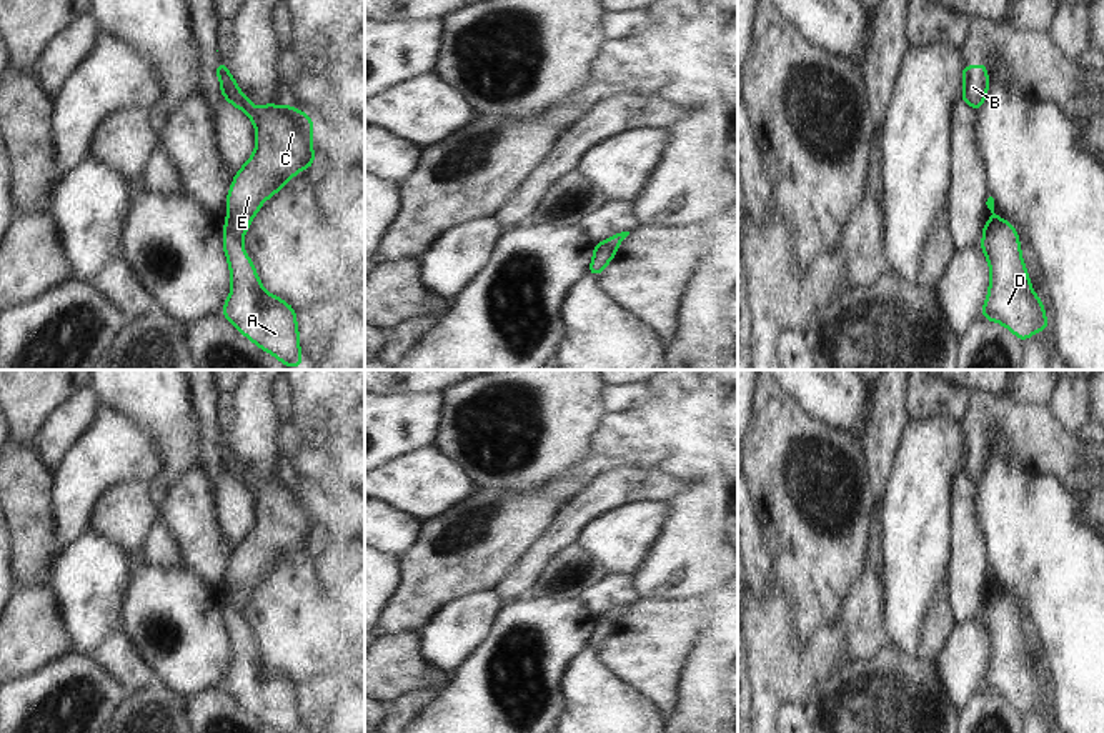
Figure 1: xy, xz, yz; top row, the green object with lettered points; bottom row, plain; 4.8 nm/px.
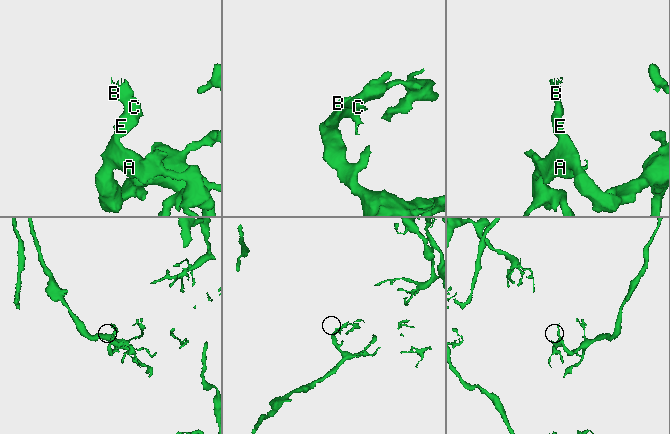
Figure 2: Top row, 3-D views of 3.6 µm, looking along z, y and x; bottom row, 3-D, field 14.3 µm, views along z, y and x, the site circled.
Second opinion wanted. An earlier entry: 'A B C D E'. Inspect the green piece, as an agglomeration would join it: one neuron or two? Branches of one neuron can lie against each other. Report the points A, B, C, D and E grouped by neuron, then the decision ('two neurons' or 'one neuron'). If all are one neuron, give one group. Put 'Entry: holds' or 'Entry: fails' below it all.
groups A D / B C E; two neurons
Entry: fails

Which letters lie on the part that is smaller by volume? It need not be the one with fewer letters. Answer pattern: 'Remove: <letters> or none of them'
Remove: B, C, E

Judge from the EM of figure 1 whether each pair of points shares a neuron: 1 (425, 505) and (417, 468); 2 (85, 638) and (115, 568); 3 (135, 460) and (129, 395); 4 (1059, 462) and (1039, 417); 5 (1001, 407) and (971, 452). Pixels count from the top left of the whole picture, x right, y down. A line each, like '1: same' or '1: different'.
1: same
2: same
3: different
4: same
5: same

